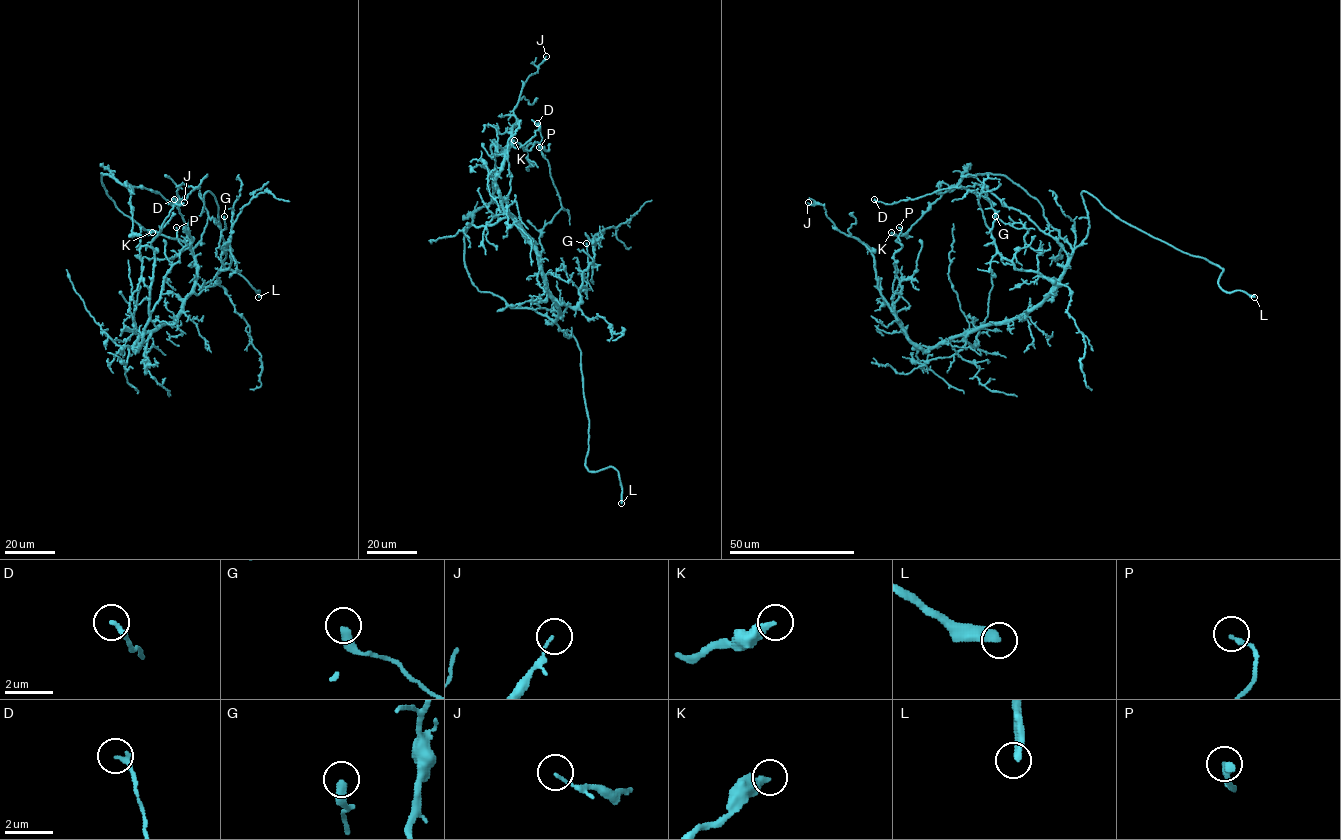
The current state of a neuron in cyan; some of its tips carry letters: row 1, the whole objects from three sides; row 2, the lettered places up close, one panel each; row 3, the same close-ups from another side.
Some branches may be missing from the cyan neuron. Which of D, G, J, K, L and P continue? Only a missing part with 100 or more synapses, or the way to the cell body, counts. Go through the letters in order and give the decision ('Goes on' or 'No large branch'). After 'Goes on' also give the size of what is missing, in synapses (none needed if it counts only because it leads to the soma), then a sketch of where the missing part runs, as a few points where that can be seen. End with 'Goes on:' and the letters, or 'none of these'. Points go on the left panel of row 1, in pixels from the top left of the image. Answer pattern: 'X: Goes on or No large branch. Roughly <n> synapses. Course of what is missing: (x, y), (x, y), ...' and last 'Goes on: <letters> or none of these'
D: No large branch
G: No large branch
J: No large branch
K: No large branch
L: Goes on
P: No large branch
Goes on: L

